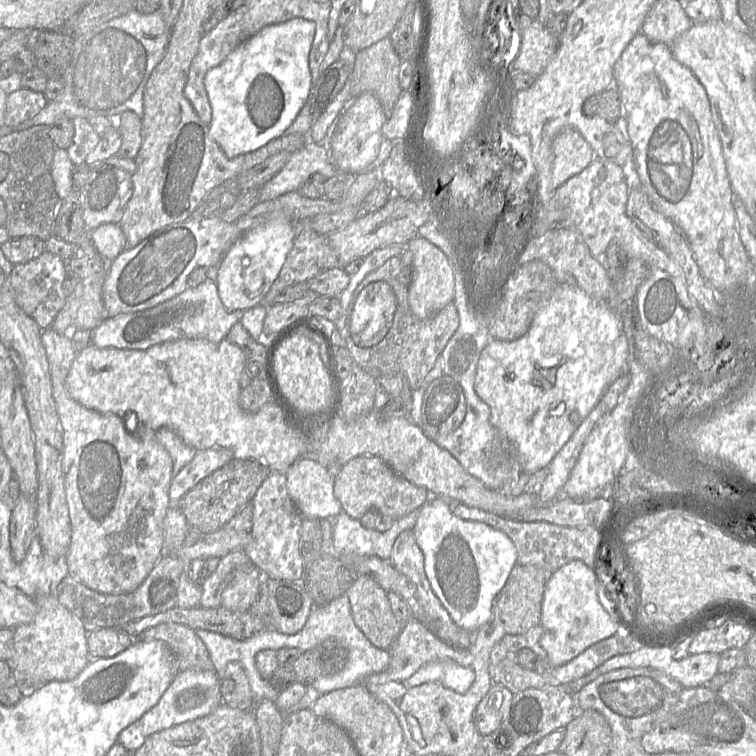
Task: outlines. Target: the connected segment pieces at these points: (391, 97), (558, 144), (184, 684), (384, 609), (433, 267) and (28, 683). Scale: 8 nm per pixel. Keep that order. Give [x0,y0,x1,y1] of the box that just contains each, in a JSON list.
[[350,37,402,118],[551,127,594,189],[118,669,222,753],[346,575,402,651],[407,236,454,320],[9,595,90,694]]

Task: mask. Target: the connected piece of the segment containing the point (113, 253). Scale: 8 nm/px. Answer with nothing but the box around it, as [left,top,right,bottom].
[89,224,126,262]

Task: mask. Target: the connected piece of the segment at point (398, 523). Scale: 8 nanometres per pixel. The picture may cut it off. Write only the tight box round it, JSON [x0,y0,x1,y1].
[332,509,419,560]

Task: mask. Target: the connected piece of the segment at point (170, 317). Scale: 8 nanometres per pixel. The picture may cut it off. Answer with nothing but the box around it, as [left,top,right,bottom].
[91,278,244,350]

